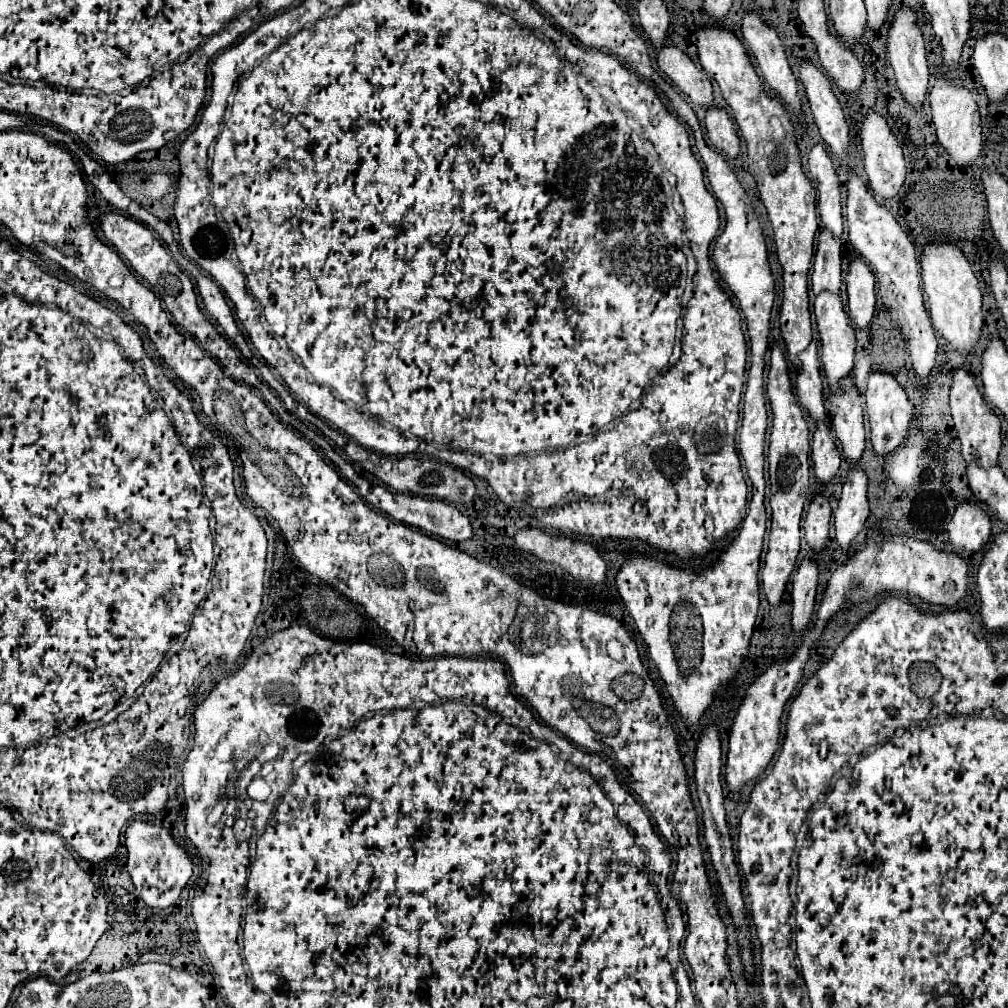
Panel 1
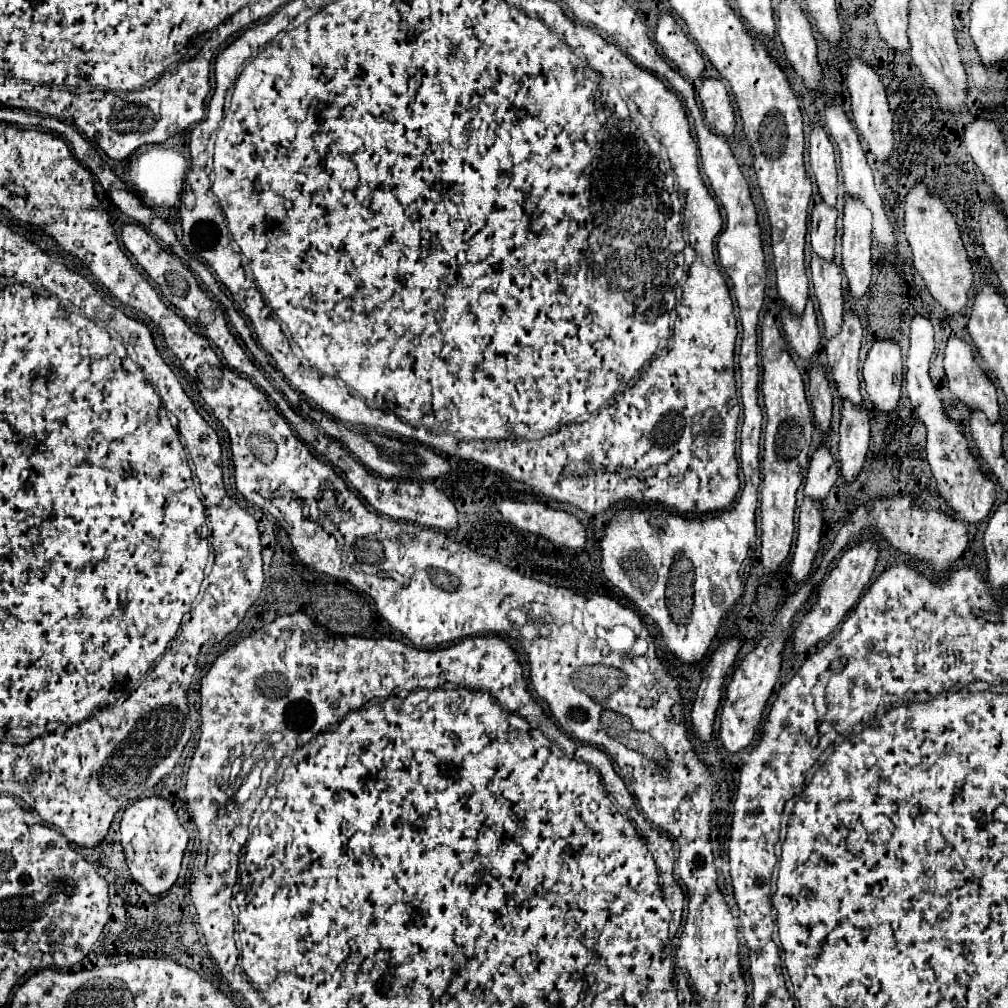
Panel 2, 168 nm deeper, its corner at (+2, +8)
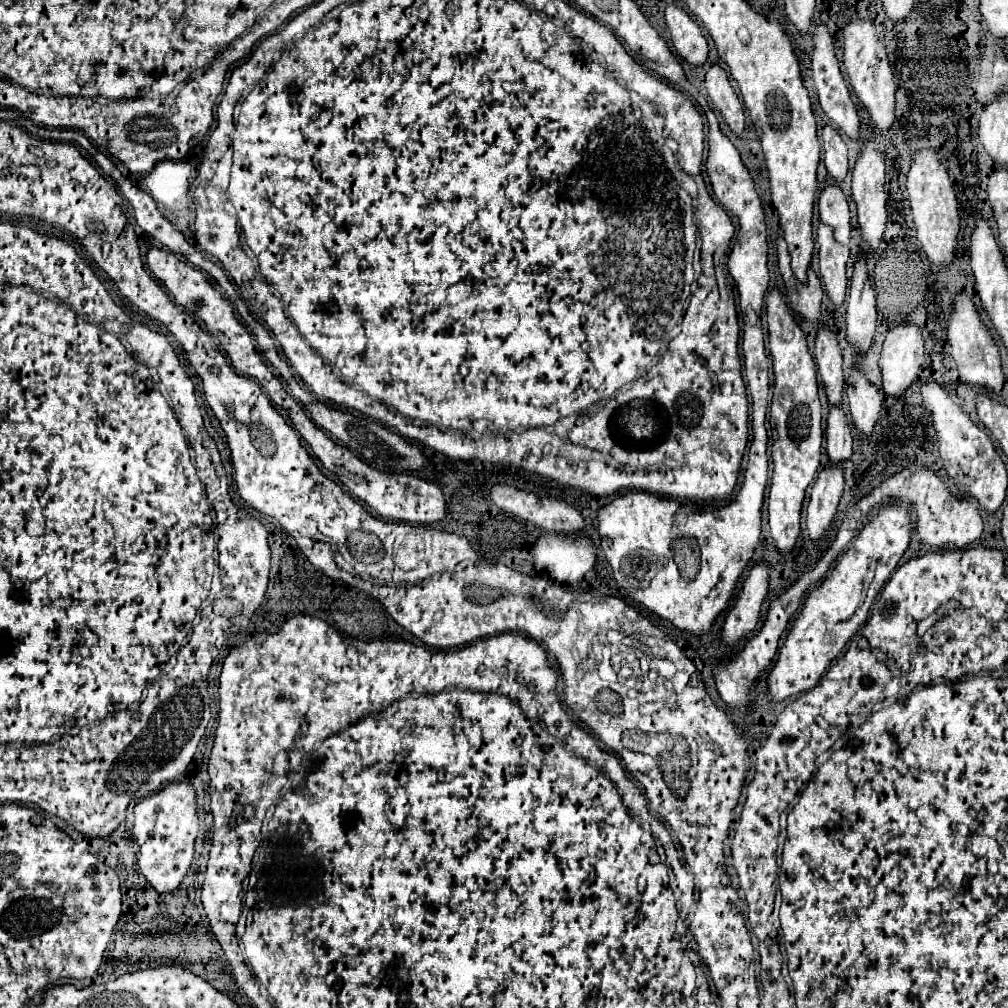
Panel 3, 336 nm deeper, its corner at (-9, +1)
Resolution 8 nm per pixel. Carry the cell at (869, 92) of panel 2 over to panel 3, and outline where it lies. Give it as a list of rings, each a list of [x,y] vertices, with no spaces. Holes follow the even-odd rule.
[[[851,20],[845,26],[843,34],[845,34],[845,50],[843,50],[845,52],[845,68],[849,74],[851,86],[855,88],[863,106],[867,108],[875,128],[891,130],[893,122],[897,120],[897,116],[895,116],[895,76],[891,72],[885,46],[879,40],[879,36],[875,34],[875,28],[871,26],[871,22]]]

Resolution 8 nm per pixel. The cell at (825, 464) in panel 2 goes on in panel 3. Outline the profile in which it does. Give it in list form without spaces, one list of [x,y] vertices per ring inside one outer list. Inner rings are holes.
[[[831,408],[827,418],[827,456],[829,466],[843,466],[853,450],[851,450],[851,428],[847,424],[843,408]]]

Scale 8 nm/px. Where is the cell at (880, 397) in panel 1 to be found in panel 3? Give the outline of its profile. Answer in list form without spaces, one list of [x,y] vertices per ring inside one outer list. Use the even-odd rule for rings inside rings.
[[[899,324],[889,330],[881,350],[883,394],[899,398],[917,378],[923,364],[921,330],[913,324]]]

